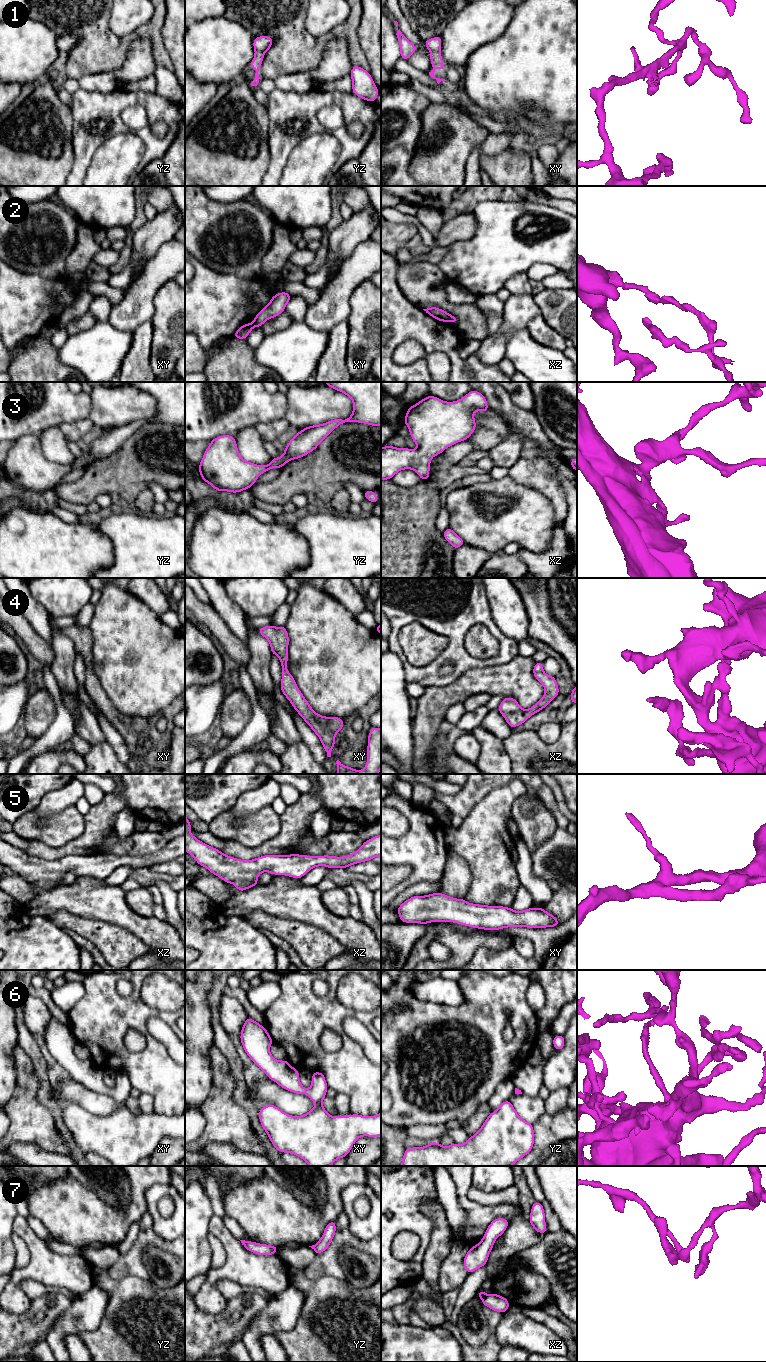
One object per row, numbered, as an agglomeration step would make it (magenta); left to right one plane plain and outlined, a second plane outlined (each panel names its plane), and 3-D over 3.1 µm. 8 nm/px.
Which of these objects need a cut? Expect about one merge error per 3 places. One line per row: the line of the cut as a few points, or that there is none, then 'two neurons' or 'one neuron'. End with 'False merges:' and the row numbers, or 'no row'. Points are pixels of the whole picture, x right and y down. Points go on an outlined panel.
1: no cut; one neuron
2: cut in xy along (252, 323), (254, 326); two neurons
3: no cut; one neuron
4: no cut; one neuron
5: no cut; one neuron
6: no cut; one neuron
7: cut in xz along (486, 1294), (482, 1299); two neurons
False merges: 2, 7

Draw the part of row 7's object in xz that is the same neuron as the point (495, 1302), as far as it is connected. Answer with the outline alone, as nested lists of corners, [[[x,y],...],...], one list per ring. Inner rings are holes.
[[[494,1293],[486,1295],[482,1299],[482,1304],[489,1307],[491,1310],[500,1312],[502,1314],[504,1314],[510,1306],[507,1298]]]

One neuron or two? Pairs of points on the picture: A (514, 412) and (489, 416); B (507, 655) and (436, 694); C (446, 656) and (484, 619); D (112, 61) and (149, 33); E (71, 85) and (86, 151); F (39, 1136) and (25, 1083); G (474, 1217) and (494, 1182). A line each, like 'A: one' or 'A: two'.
A: two
B: two
C: one
D: one
E: two
F: one
G: two

